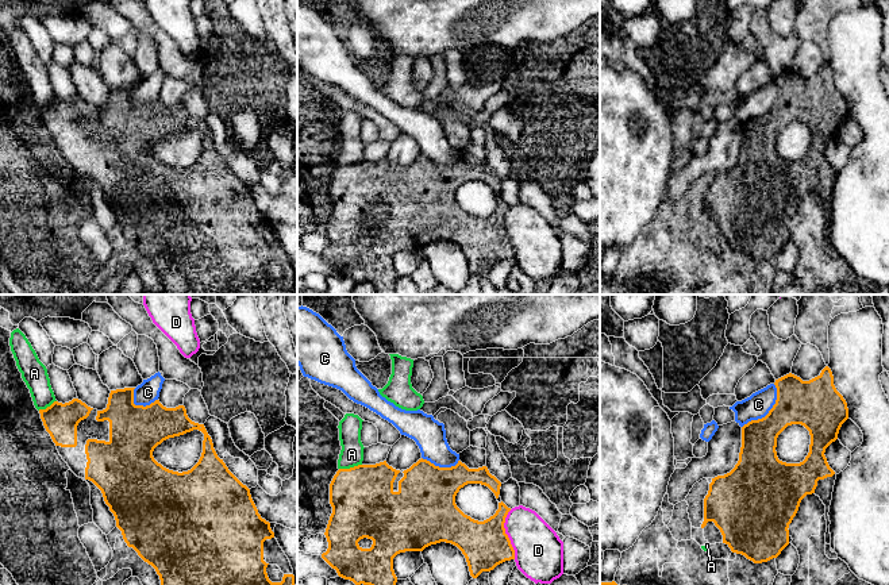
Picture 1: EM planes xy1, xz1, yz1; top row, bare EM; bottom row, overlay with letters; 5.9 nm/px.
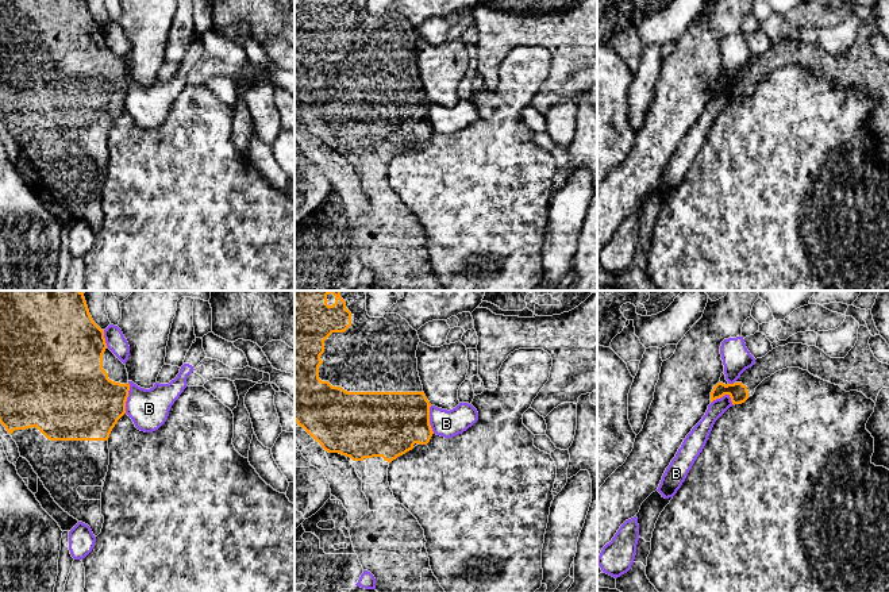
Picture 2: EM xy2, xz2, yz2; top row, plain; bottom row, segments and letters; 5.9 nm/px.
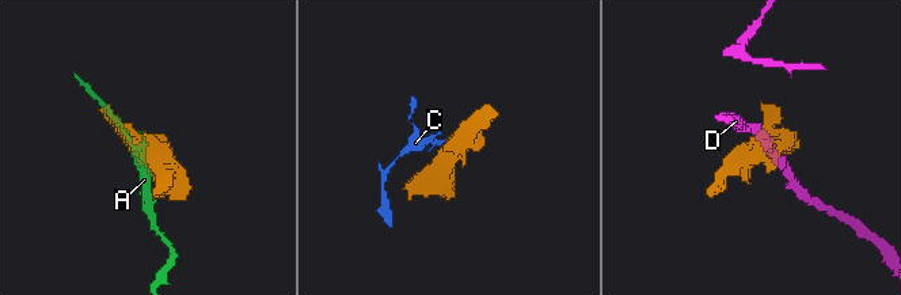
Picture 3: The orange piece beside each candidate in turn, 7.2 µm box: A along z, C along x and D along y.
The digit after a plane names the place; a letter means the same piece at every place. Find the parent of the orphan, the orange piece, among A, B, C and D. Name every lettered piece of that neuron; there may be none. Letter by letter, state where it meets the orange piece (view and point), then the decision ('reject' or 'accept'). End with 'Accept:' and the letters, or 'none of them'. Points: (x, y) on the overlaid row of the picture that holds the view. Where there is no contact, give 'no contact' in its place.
A: xz1 (350, 468) | reject
B: xy2 (127, 396) | reject
C: yz1 (769, 411) | reject
D: xz1 (505, 534) | reject
Accept: none of them

